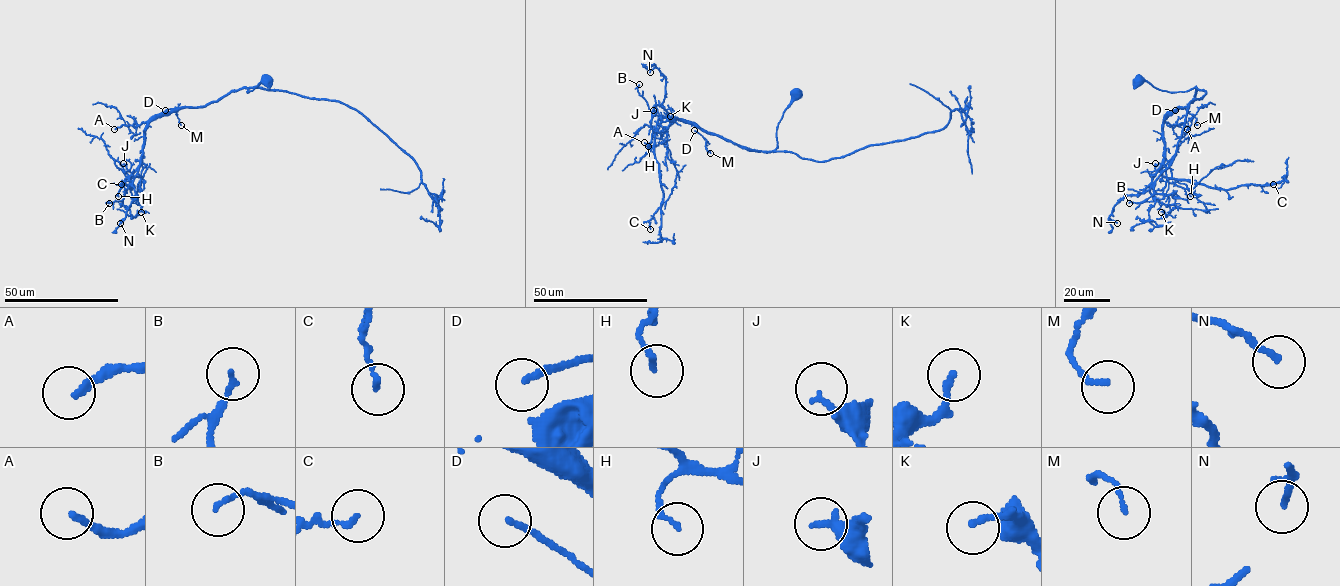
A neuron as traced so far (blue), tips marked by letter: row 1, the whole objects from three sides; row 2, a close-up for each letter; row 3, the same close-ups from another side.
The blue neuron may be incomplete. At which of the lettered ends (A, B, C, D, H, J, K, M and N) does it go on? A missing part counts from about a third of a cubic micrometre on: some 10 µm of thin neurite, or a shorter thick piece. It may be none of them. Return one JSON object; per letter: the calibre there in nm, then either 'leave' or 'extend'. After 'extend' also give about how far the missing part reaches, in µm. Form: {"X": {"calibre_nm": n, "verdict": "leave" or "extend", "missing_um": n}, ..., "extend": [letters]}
{"A": {"calibre_nm": 200, "verdict": "leave"}, "B": {"calibre_nm": 140, "verdict": "leave"}, "C": {"calibre_nm": 150, "verdict": "leave"}, "D": {"calibre_nm": 170, "verdict": "leave"}, "H": {"calibre_nm": 160, "verdict": "leave"}, "J": {"calibre_nm": 240, "verdict": "leave"}, "K": {"calibre_nm": 170, "verdict": "leave"}, "M": {"calibre_nm": 130, "verdict": "leave"}, "N": {"calibre_nm": 160, "verdict": "leave"}, "extend": []}

